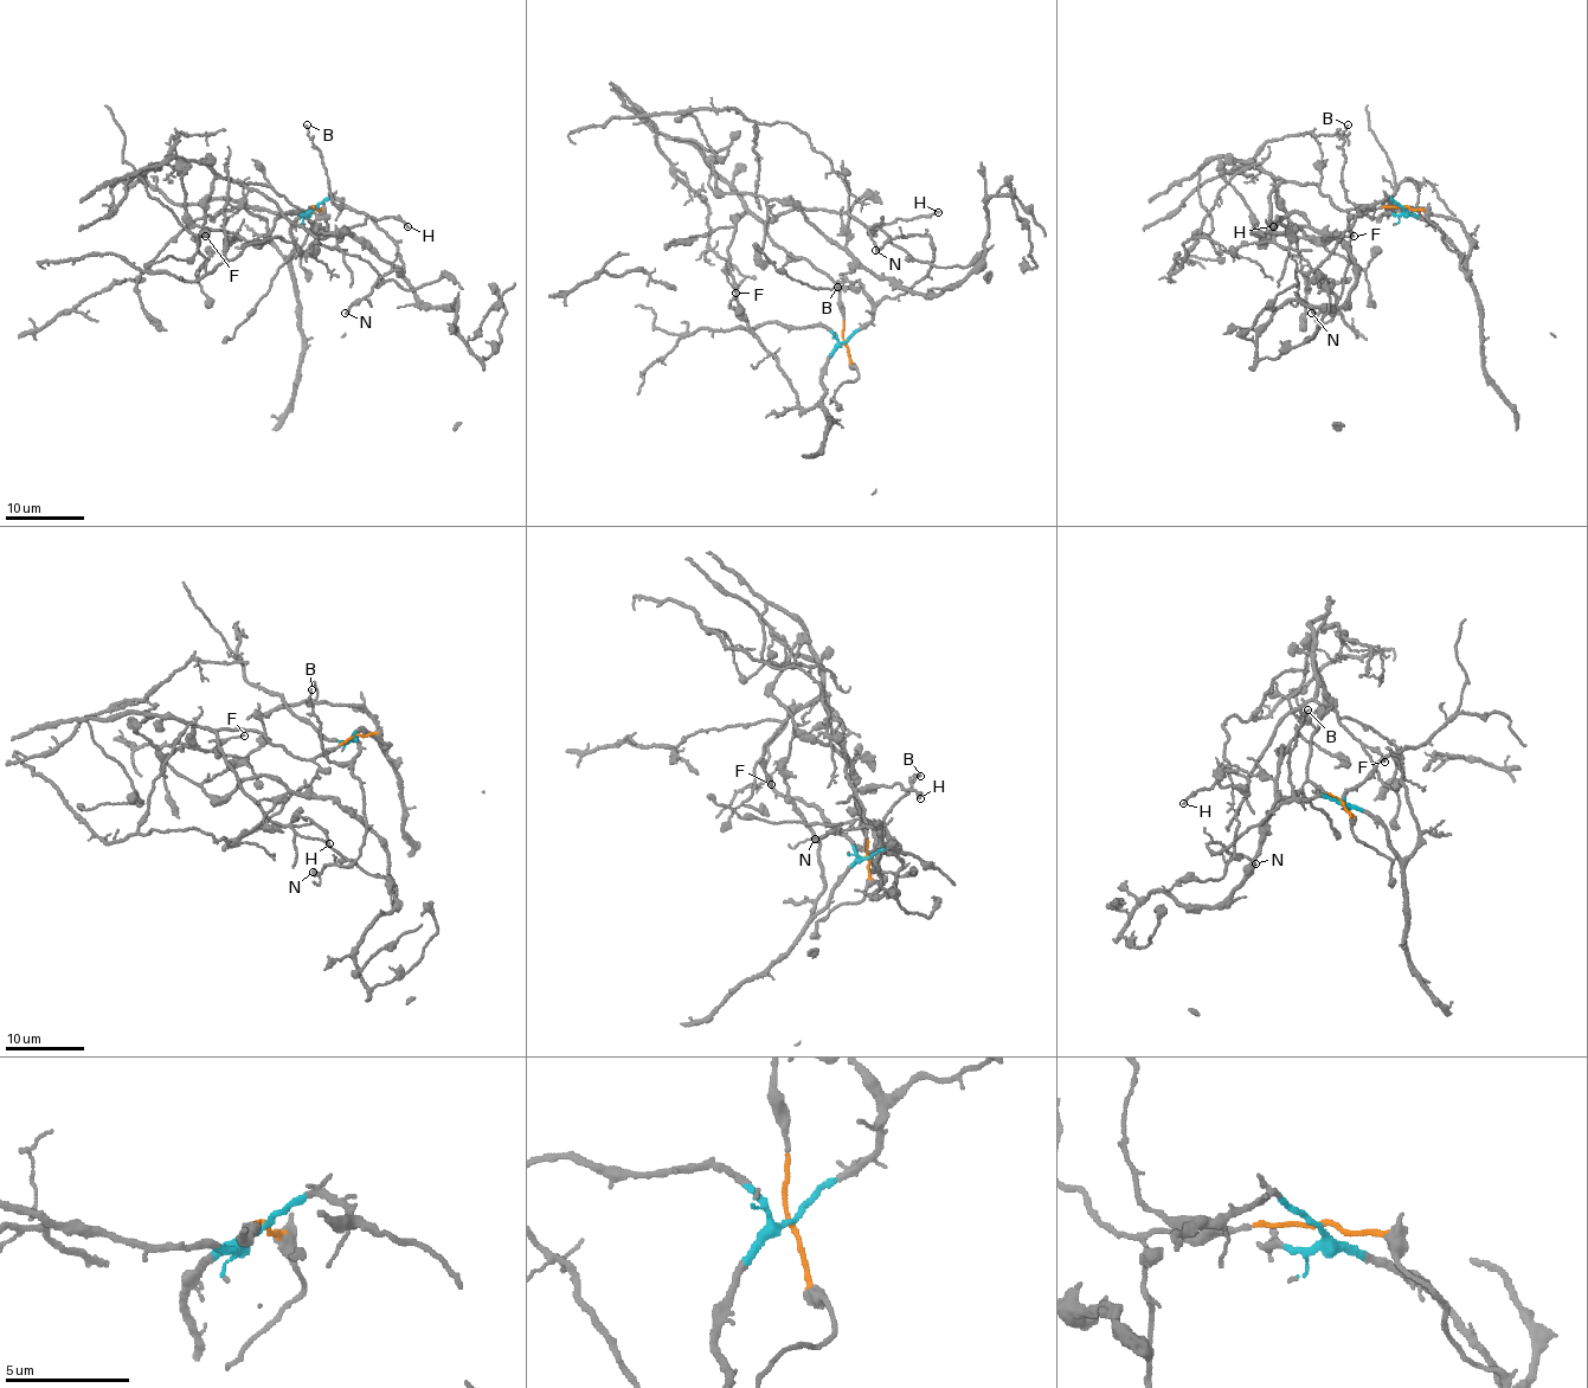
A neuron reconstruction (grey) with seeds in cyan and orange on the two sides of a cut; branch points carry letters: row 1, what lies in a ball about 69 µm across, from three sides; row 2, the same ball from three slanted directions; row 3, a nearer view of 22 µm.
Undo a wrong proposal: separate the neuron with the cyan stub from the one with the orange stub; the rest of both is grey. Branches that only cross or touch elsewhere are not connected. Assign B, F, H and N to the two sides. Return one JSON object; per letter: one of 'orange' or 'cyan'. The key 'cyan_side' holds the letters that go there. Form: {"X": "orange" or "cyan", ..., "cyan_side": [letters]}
{"B": "cyan", "F": "orange", "H": "orange", "N": "cyan", "cyan_side": ["B", "N"]}

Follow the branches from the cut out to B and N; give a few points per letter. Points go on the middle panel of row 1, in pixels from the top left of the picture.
B: (844, 344), (872, 317), (872, 299), (859, 281), (853, 284), (838, 281), (836, 287)
N: (844, 344), (872, 317), (872, 310), (883, 299), (905, 294), (933, 261), (927, 236), (894, 237), (876, 251)

